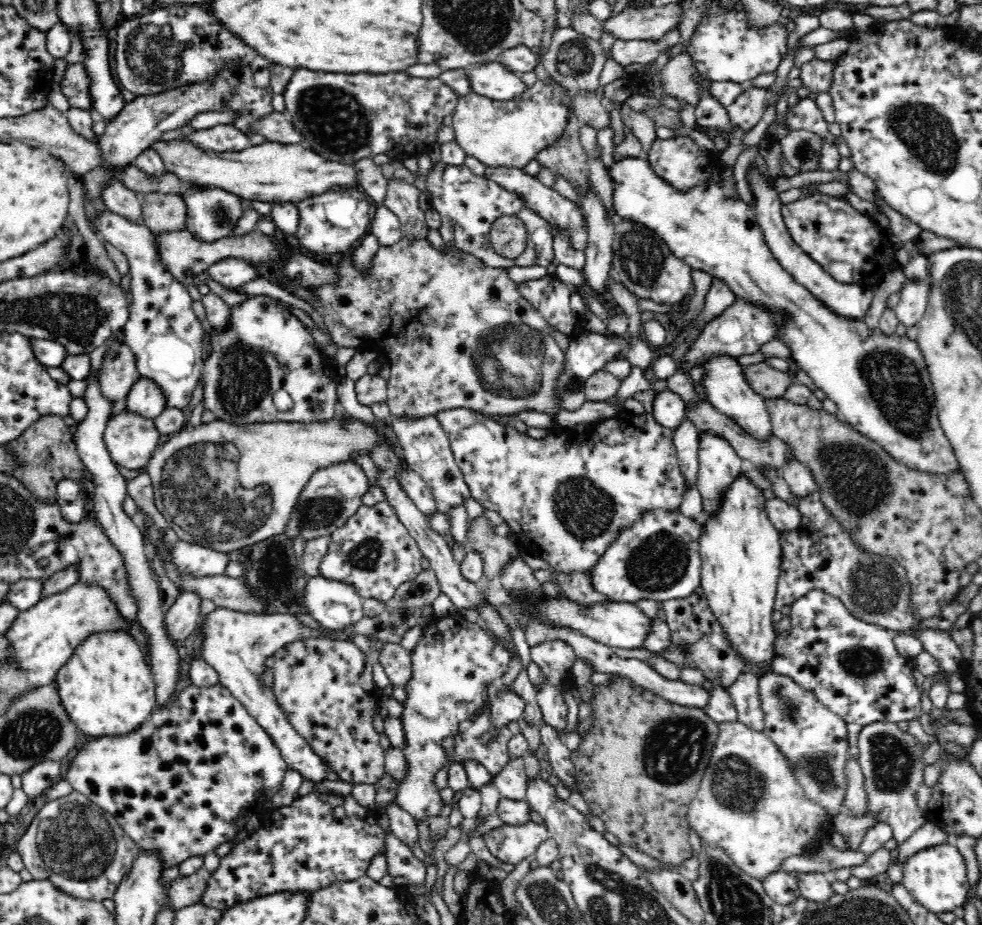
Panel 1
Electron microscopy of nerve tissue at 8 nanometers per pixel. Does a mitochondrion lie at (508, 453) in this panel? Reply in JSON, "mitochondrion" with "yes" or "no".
{"mitochondrion":"no"}

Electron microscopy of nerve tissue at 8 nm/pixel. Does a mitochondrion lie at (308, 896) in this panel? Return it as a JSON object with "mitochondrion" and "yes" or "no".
{"mitochondrion":"no"}

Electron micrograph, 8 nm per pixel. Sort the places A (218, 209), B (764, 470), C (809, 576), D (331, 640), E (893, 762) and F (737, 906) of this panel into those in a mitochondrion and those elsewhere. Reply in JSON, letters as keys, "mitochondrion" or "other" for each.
{"A":"mitochondrion","B":"other","C":"other","D":"other","E":"mitochondrion","F":"mitochondrion"}

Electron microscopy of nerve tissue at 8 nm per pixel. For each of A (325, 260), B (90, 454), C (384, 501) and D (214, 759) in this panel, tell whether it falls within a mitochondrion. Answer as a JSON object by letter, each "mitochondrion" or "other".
{"A":"other","B":"other","C":"other","D":"other"}

